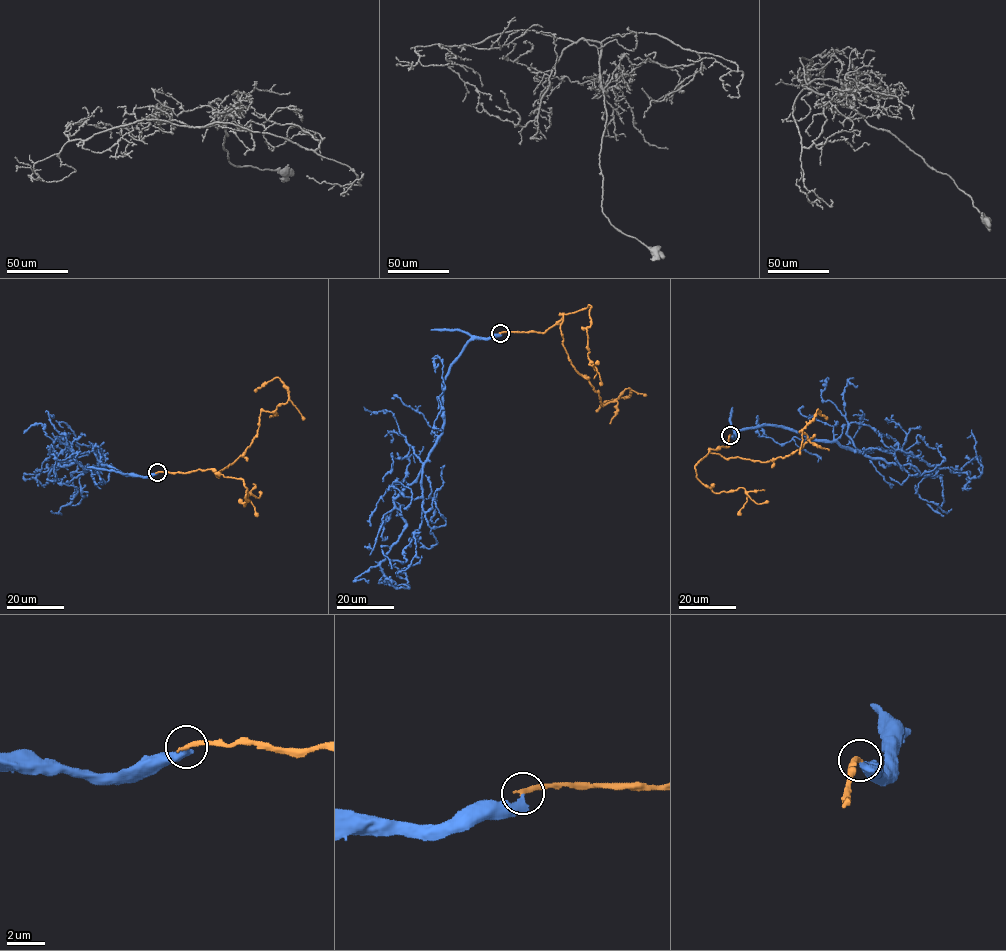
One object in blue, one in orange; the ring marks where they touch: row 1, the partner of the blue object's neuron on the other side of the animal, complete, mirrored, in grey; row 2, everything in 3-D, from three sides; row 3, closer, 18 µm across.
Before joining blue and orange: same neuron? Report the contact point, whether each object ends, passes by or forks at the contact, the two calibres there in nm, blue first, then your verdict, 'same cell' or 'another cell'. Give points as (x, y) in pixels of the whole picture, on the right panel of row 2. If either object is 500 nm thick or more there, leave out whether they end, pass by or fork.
(730, 435) | blue ends | orange ends | 400/280 nm | another cell

